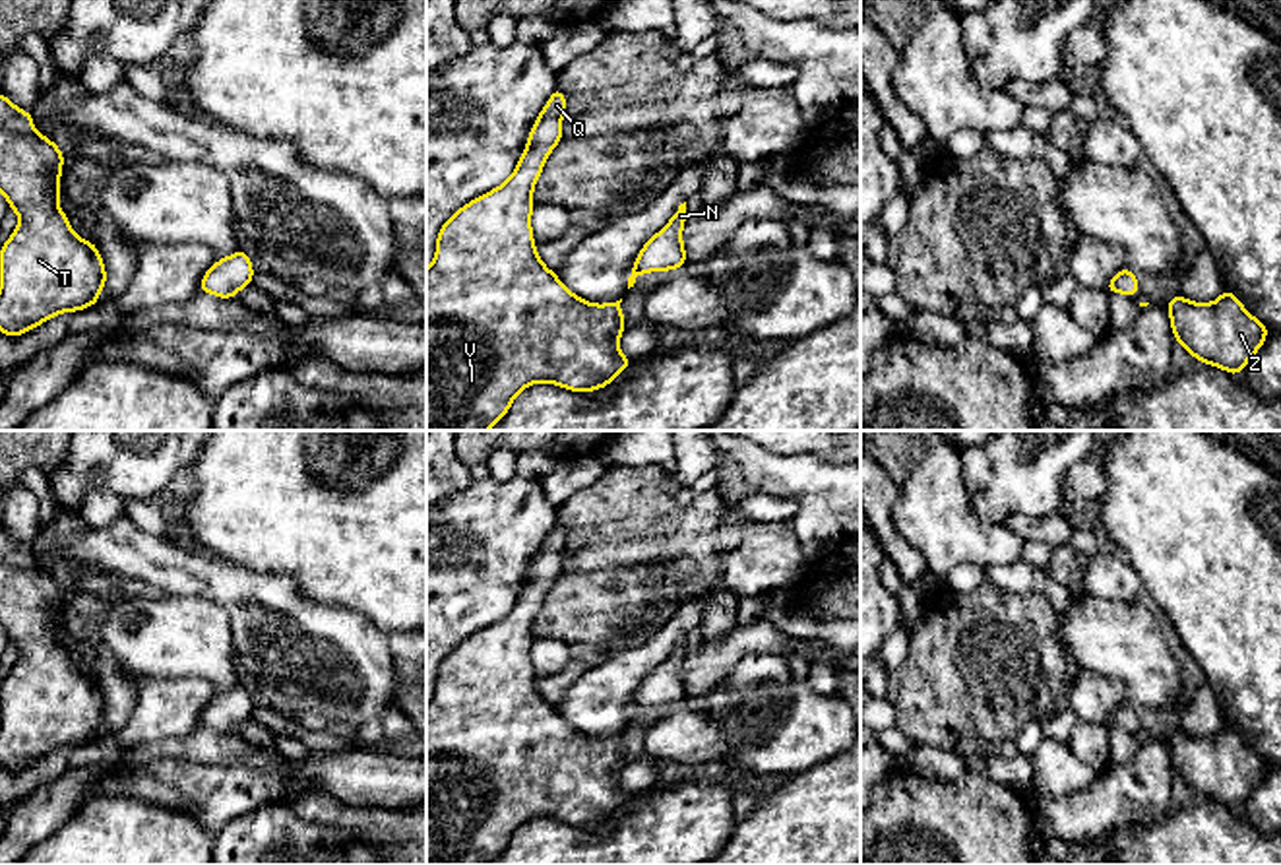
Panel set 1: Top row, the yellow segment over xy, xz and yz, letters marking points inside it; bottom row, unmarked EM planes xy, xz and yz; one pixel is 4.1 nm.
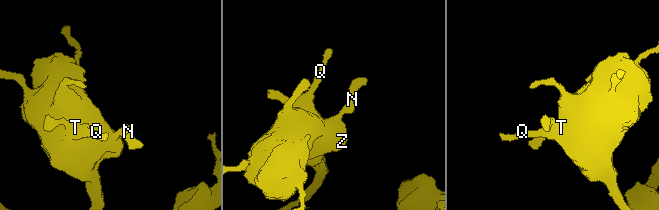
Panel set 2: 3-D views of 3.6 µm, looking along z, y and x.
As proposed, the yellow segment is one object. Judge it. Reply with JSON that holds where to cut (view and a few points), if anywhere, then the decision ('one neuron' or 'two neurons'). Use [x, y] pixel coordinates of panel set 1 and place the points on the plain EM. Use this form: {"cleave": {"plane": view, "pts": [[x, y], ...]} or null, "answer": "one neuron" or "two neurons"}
{"cleave": null, "answer": "one neuron"}

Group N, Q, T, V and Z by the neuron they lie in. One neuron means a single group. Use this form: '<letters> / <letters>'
N Q T V Z

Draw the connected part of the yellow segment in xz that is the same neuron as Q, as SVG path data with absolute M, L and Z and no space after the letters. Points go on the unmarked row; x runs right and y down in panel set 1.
M556 522L537 551L512 611L459 642L436 671L436 690L426 704L426 865L488 865L531 818L548 817L585 828L605 822L632 799L632 793L618 784L618 774L628 762L620 743L622 733L607 739L583 735L562 720L535 683L533 621L548 588L562 574L564 543L566 528Z

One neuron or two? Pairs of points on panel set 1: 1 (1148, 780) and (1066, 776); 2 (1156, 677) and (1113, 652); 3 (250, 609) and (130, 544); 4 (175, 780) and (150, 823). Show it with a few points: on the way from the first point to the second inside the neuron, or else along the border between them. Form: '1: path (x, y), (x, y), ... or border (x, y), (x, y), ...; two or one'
1: border (1099, 772), (1088, 786), (1064, 796), (1053, 796); two
2: path (1146, 668), (1130, 652), (1123, 652); one
3: path (221, 584), (202, 575), (173, 571), (159, 563); one
4: border (115, 796), (183, 811), (202, 825); two

